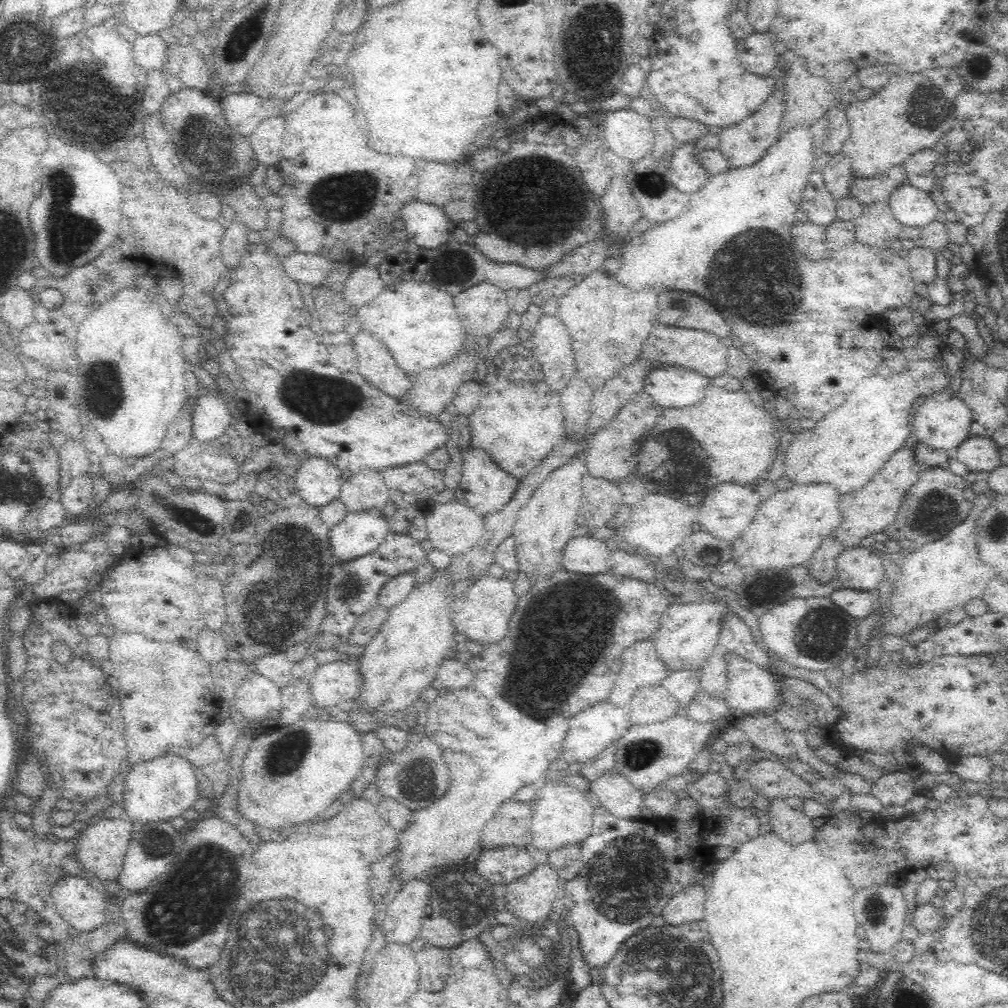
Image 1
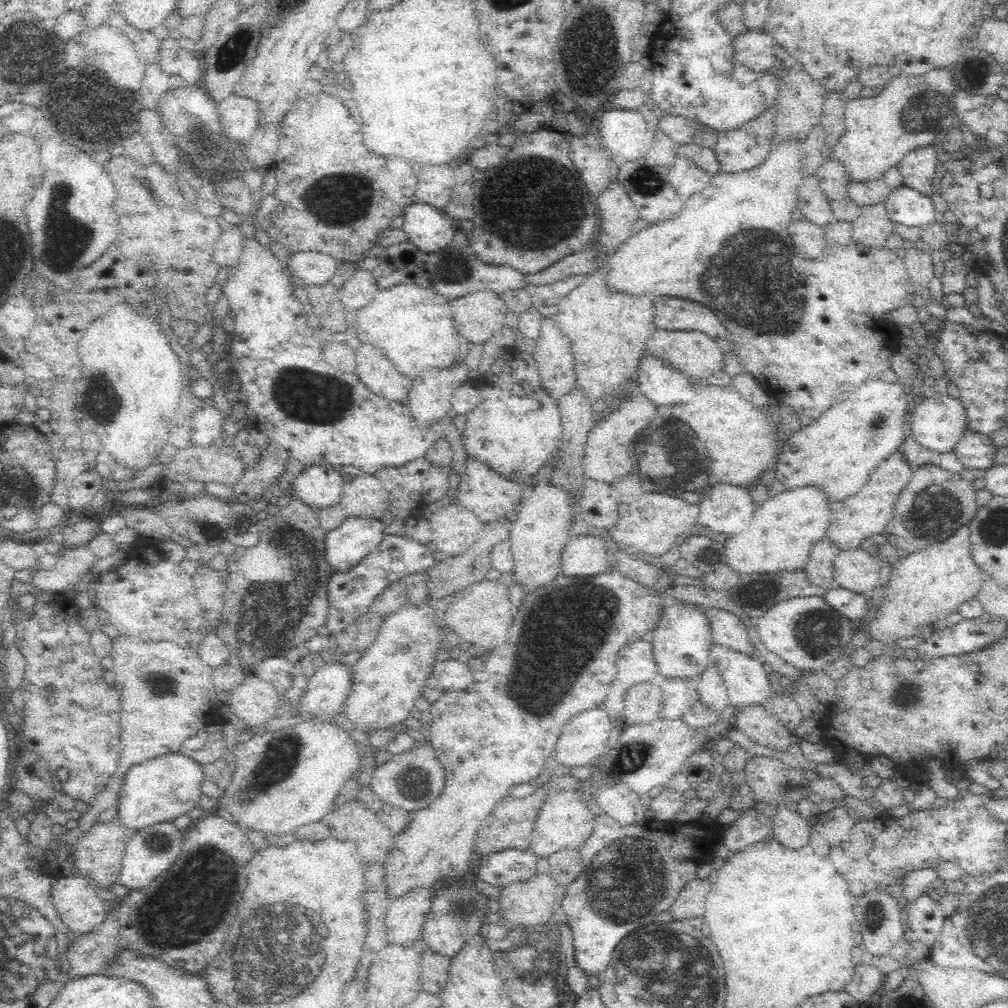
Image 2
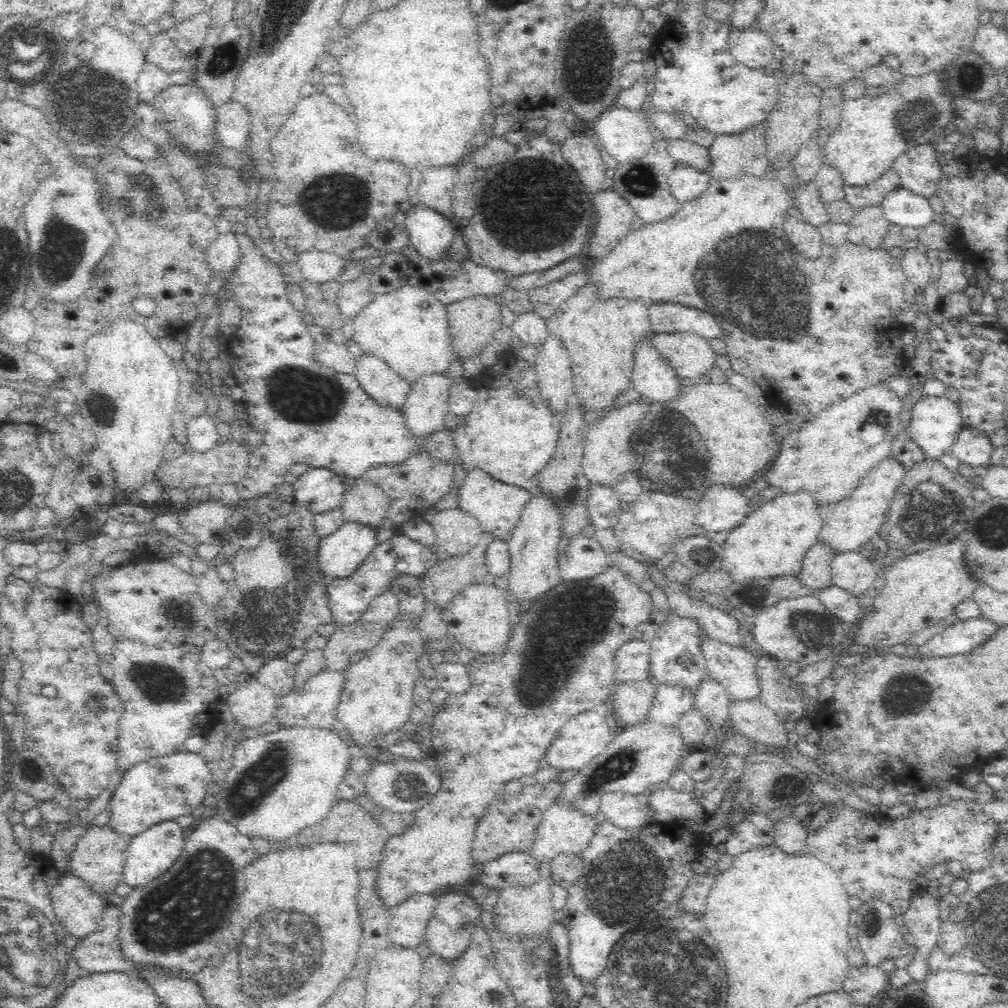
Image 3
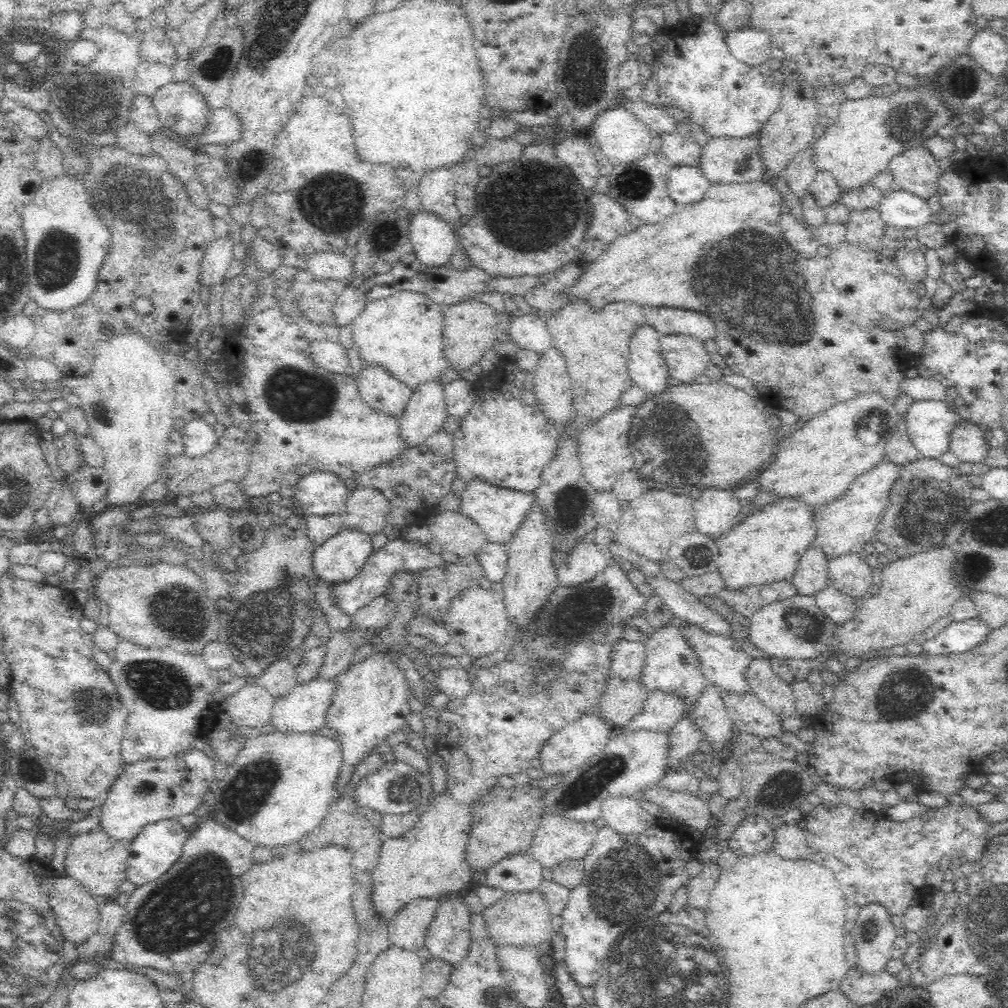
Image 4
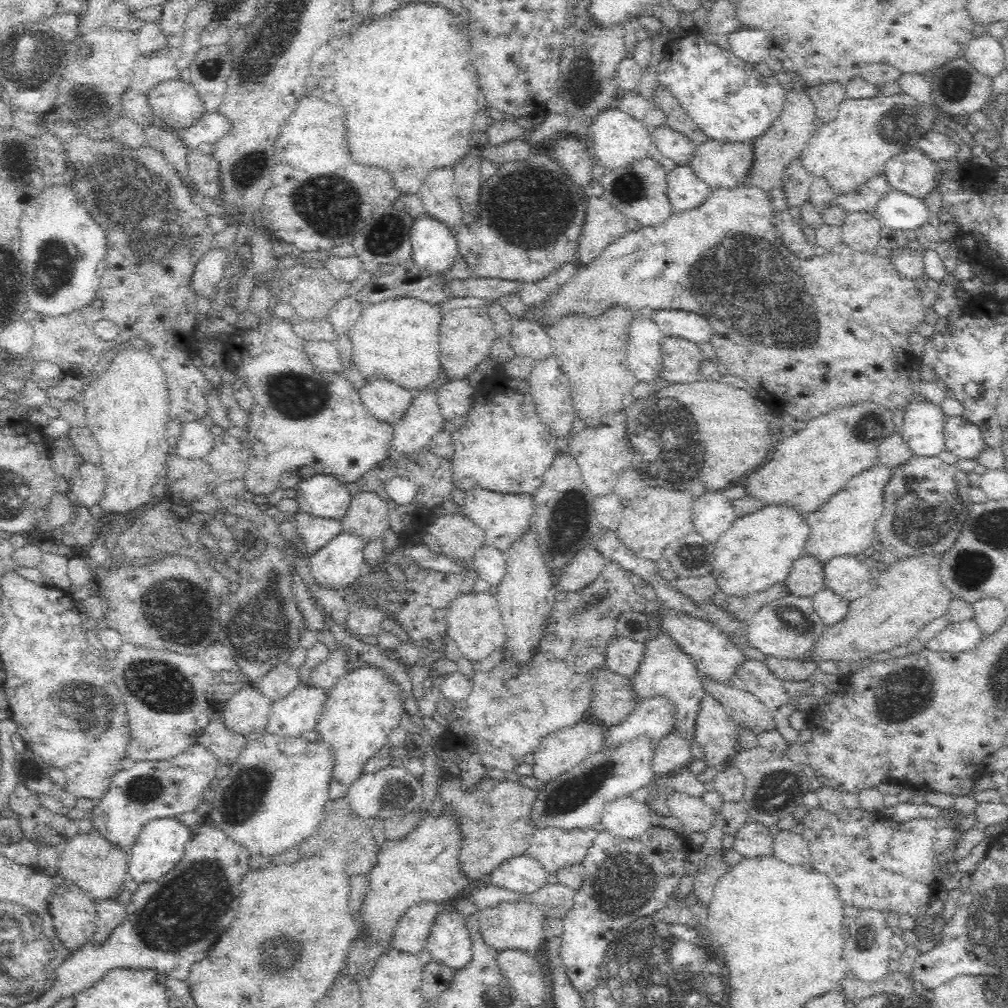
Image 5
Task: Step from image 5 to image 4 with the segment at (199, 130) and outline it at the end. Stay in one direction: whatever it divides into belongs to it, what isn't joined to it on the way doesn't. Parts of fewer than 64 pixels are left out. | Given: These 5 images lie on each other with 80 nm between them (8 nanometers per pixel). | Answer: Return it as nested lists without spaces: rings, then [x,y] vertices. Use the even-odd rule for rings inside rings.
[[[228,107],[211,110],[212,119],[206,126],[207,134],[203,135],[200,147],[215,144],[228,147],[242,136],[242,120]]]

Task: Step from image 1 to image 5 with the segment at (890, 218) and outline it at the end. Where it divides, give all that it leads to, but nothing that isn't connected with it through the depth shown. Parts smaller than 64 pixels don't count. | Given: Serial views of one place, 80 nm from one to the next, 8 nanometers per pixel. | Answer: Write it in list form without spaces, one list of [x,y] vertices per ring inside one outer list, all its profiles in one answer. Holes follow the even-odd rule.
[[[854,212],[841,224],[842,242],[855,251],[876,251],[883,225],[874,212]]]

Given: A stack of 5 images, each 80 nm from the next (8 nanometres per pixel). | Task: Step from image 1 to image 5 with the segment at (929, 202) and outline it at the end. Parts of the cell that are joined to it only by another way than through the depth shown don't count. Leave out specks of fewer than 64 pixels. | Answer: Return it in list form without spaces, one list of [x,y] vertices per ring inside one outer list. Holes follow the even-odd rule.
[[[892,188],[884,192],[874,214],[884,227],[903,231],[920,228],[930,216],[921,198]]]

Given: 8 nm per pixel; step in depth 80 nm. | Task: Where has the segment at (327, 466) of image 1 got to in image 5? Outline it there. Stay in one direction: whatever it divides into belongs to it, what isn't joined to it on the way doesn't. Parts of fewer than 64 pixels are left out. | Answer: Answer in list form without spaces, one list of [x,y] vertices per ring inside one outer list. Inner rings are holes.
[[[316,473],[296,485],[298,510],[322,518],[341,520],[346,514],[350,497],[345,483],[329,474]]]

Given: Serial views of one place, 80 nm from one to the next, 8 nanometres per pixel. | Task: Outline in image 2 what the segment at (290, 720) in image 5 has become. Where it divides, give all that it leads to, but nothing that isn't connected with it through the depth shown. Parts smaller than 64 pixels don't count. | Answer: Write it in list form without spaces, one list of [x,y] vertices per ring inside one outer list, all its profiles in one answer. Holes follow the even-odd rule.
[[[330,661],[320,667],[307,681],[304,690],[300,691],[301,704],[298,707],[300,712],[312,712],[318,719],[334,720],[334,716],[341,715],[344,704],[349,700],[350,692],[354,687],[352,681],[351,667],[343,661]]]

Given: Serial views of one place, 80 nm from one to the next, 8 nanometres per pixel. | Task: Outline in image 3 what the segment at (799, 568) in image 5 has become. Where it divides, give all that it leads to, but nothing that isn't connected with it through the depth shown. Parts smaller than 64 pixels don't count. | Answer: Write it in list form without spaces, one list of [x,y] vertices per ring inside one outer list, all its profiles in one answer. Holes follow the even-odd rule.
[[[824,541],[814,543],[806,554],[799,578],[802,584],[809,588],[822,591],[829,588],[831,582],[831,565],[837,553],[830,549]]]

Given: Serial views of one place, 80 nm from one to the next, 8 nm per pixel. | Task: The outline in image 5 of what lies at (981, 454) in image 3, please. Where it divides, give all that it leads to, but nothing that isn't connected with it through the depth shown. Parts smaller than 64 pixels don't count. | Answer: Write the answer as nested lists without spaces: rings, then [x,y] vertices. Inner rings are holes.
[[[947,416],[944,438],[947,450],[960,460],[976,461],[986,447],[980,427],[962,416]]]

